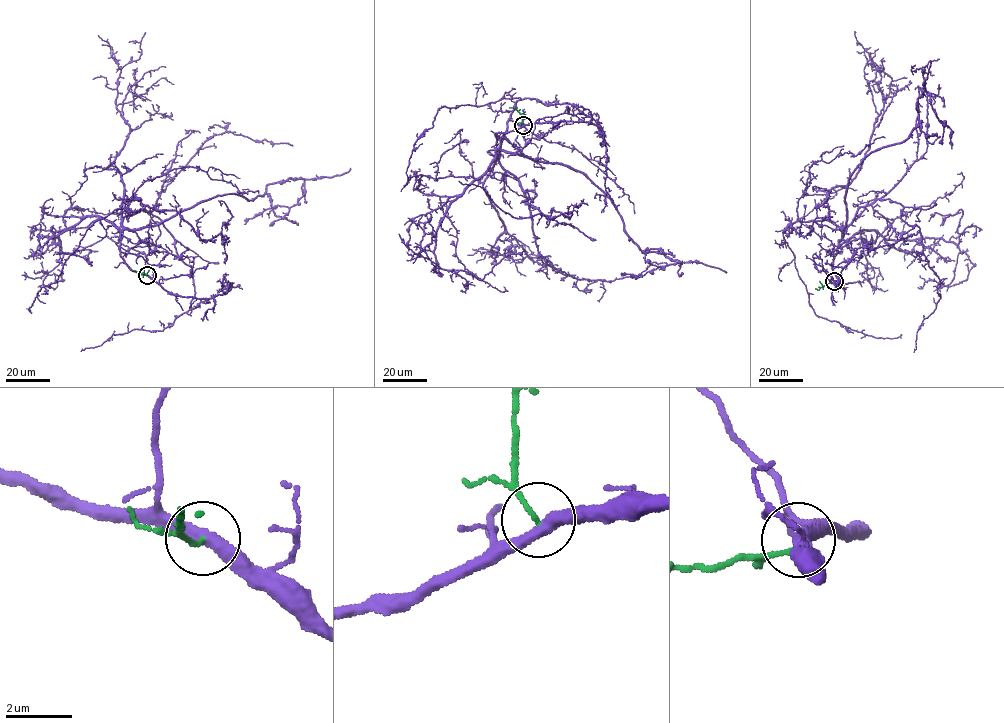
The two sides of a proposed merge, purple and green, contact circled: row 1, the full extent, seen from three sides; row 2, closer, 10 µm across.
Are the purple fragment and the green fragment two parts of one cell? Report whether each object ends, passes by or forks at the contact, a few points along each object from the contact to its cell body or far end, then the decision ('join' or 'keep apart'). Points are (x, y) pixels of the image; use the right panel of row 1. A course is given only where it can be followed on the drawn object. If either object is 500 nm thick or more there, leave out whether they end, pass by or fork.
purple passes by; green ends there; purple runs (834, 281), (850, 176), (872, 152), (905, 141), (918, 123), (917, 100), (925, 91), (949, 127), (952, 148); green runs (833, 281), (815, 289); join

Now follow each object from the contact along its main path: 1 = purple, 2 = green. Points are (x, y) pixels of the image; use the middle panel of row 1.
1: (523, 125), (497, 132), (497, 148), (584, 173), (611, 200), (641, 252), (681, 262), (640, 276), (621, 273)
2: (523, 125), (522, 116), (509, 107)

